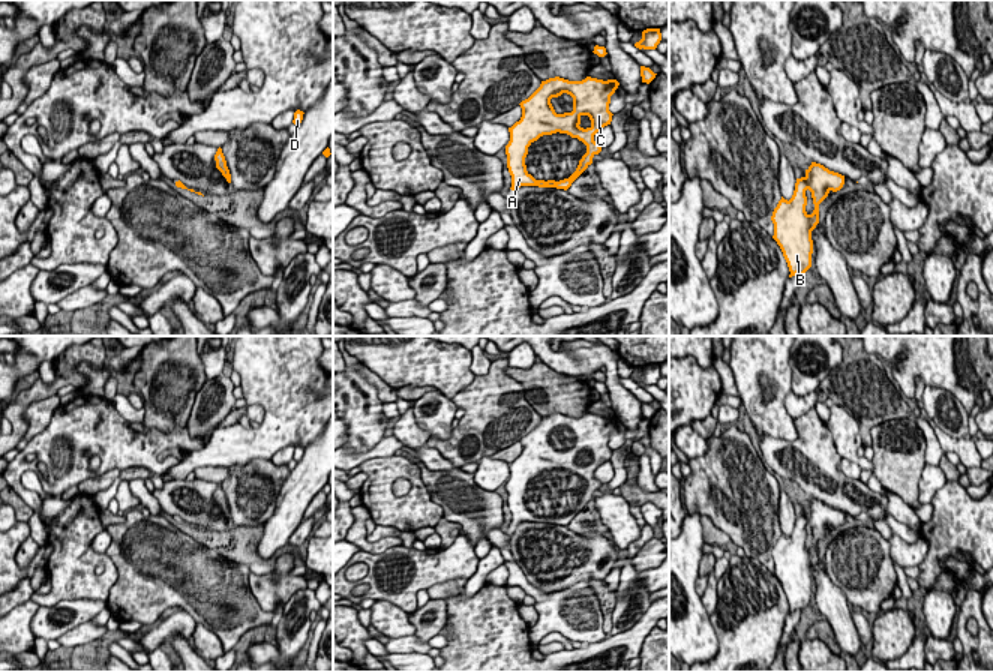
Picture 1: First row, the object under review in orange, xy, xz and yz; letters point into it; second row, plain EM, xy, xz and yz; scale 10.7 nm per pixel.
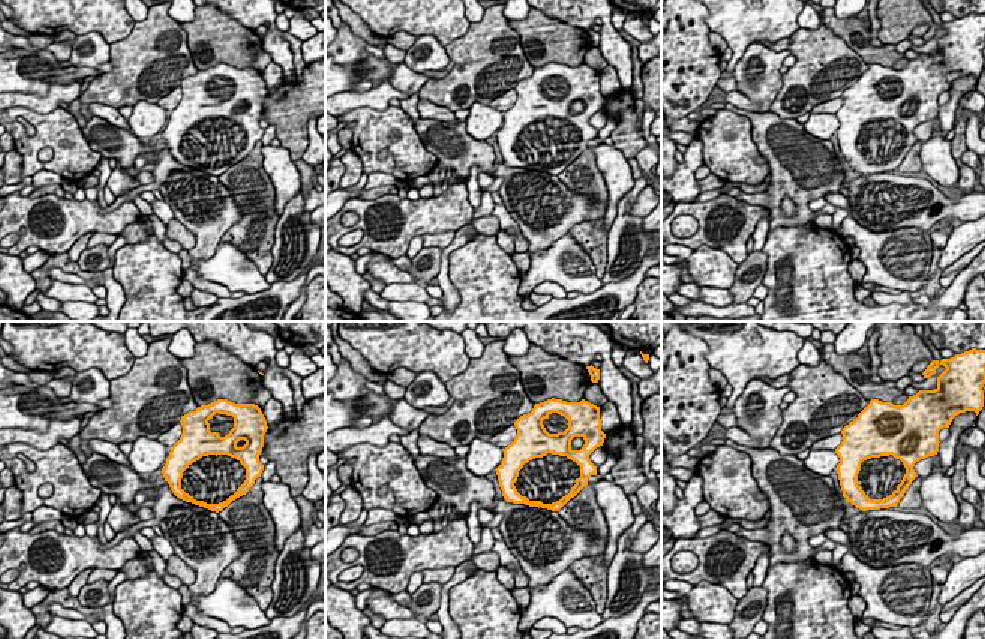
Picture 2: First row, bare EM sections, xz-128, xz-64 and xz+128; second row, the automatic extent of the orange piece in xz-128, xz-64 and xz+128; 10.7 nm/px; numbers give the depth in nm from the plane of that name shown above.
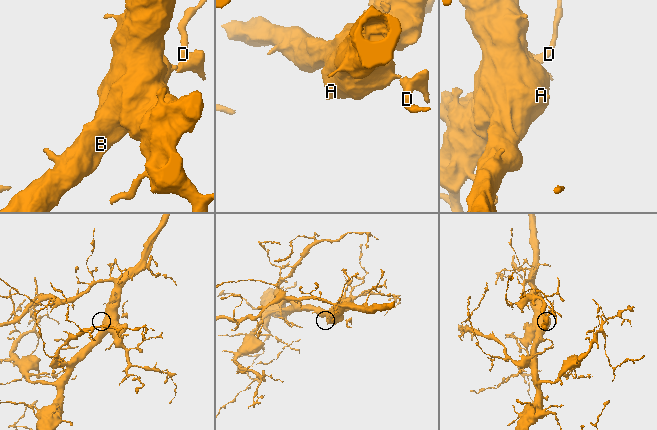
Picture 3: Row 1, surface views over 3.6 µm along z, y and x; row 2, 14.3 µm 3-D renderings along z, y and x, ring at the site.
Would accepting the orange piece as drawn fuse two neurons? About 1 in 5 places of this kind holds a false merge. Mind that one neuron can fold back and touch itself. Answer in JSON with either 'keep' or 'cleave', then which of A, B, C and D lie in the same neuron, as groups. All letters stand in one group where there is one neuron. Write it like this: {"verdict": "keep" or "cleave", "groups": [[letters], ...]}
{"verdict": "keep", "groups": [["A", "B", "C", "D"]]}

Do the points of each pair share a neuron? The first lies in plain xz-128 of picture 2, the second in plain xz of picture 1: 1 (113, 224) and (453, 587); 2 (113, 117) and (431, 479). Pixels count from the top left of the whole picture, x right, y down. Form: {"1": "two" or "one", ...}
{"1": "two", "2": "two"}

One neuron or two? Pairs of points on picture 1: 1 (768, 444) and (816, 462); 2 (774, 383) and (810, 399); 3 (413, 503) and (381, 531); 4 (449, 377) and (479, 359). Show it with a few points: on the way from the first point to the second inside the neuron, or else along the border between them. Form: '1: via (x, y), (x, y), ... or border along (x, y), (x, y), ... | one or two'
1: via (780, 446), (792, 444), (804, 455) | one
2: border along (791, 390), (785, 399), (785, 410), (794, 419) | two
3: border along (377, 524), (396, 527), (401, 531) | two
4: border along (470, 351), (471, 371), (476, 375) | two

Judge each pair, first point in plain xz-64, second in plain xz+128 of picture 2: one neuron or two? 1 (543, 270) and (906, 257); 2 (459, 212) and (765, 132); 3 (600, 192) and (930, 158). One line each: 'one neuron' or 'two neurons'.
1: one neuron
2: two neurons
3: two neurons

